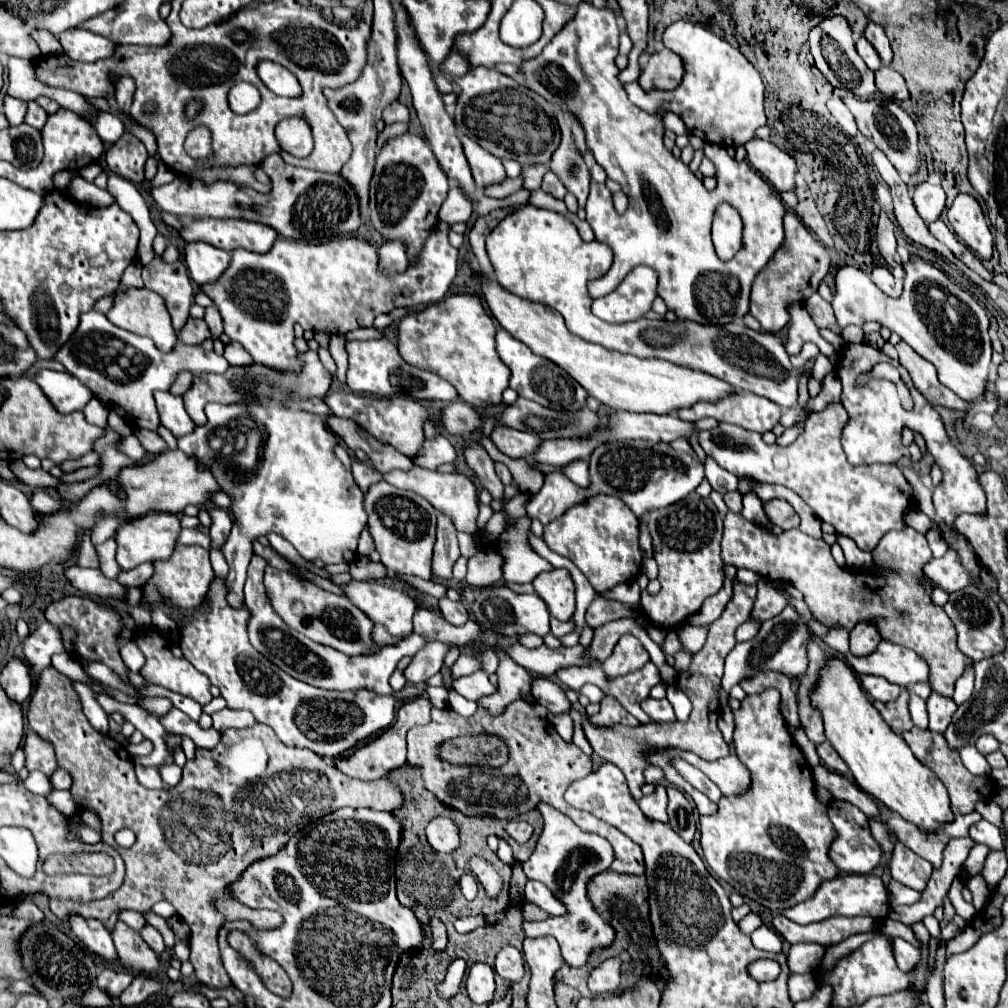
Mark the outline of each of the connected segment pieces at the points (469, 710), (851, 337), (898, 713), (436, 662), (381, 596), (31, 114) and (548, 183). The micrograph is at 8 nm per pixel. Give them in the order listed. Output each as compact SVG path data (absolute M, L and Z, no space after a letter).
M448 687L448 693L450 693L450 697L448 697L450 709L454 709L456 713L460 713L462 717L472 717L476 713L476 703L474 701L464 699L460 693L454 691L454 687Z
M850 325L842 330L842 336L848 344L861 343L864 340L864 333L860 326Z
M904 689L898 697L898 701L892 701L892 703L880 703L880 701L874 701L874 707L880 711L882 719L890 725L892 731L896 731L898 735L904 733L904 731L910 731L912 729L912 719L910 719L910 711L908 711L908 699L910 699L910 693Z
M430 641L422 651L418 651L414 655L412 663L404 671L406 679L410 683L424 683L424 681L428 681L432 675L436 675L442 669L442 661L444 661L448 651L450 651L450 643Z
M348 581L344 595L364 611L374 623L386 625L392 635L406 637L412 631L414 603L400 589L388 587L380 581Z
M28 101L28 111L26 111L26 119L24 119L26 125L42 129L46 123L46 117L48 117L46 111L42 111L42 107L38 107L36 101Z
M550 171L544 175L542 191L550 193L550 195L556 197L556 199L564 199L564 195L566 195L566 187L564 187L564 185L554 177L554 173L550 173Z

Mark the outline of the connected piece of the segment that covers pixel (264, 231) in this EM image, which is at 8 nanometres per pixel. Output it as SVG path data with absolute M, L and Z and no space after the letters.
M182 219L182 221L186 229L180 235L186 241L206 241L224 251L234 251L242 247L254 253L266 253L270 251L274 239L278 237L278 233L272 227L244 219L228 219L228 221Z

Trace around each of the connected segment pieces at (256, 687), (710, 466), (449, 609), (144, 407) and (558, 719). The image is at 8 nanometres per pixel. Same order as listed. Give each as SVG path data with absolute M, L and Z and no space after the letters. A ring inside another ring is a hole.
M216 577L212 581L208 599L214 607L210 613L198 615L200 607L188 611L194 615L182 629L180 647L184 657L220 689L230 709L250 711L258 723L272 727L284 745L306 747L320 757L344 755L356 743L394 723L394 695L374 695L374 691L366 689L356 693L324 691L302 683L288 673L280 673L274 663L250 645L246 633L248 609L244 607L236 611L226 603L226 587L222 579Z
M710 457L706 459L706 479L710 481L712 489L720 491L722 495L726 491L732 491L732 489L738 489L738 479L734 475L730 475L726 469L720 469Z
M440 599L440 611L442 611L444 619L452 625L464 625L470 619L468 611L458 611L458 603L454 603L450 599Z
M98 311L82 313L78 331L68 339L54 355L56 361L60 361L66 371L70 371L74 377L78 377L102 403L106 403L112 411L116 411L132 429L150 429L158 431L160 417L154 403L154 391L170 391L174 379L182 371L190 373L224 373L228 363L224 357L216 355L214 351L206 351L202 345L188 345L188 343L176 343L172 351L164 353L154 347L154 341L148 337L134 335L130 331L124 331L116 325L112 325L106 315ZM134 349L134 357L130 359L130 371L128 379L112 379L106 371L106 367L118 363L118 359Z
M550 715L550 723L554 723L554 729L560 733L562 739L572 741L572 719L570 715Z

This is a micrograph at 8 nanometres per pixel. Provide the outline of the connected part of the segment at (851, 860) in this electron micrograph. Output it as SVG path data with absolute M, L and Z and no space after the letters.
M832 799L828 803L828 815L830 821L834 823L834 829L838 831L838 837L830 847L832 863L844 873L872 873L872 869L880 863L882 851L880 845L874 843L874 837L870 835L870 819L852 803L838 801L838 799Z

